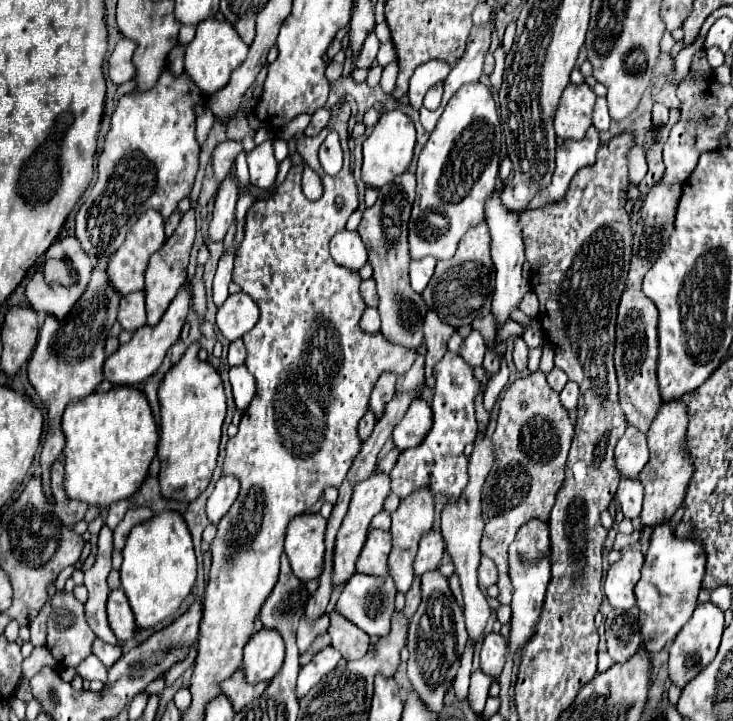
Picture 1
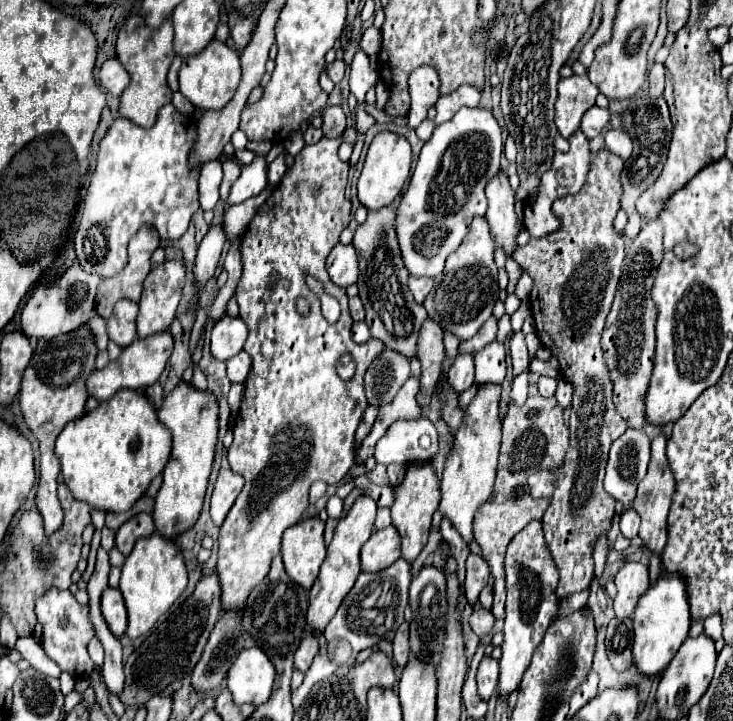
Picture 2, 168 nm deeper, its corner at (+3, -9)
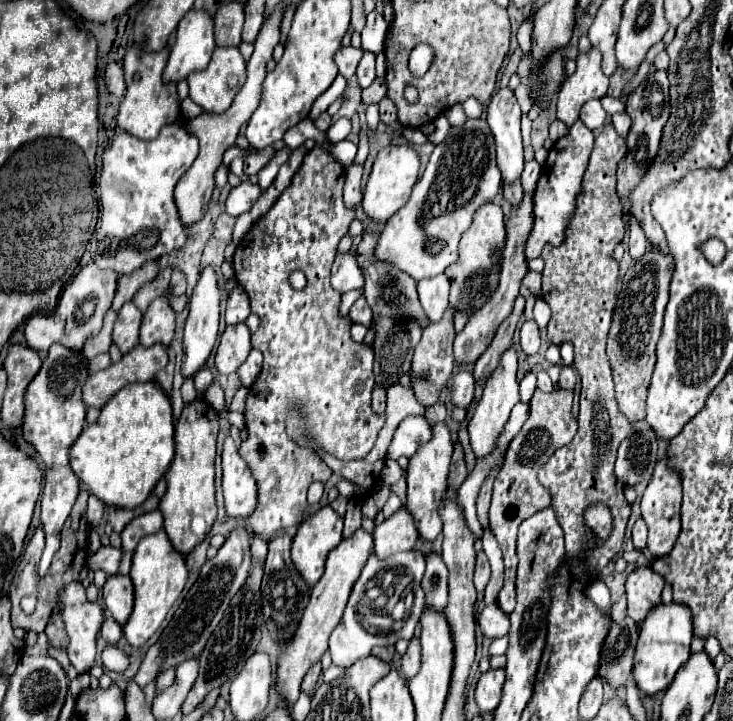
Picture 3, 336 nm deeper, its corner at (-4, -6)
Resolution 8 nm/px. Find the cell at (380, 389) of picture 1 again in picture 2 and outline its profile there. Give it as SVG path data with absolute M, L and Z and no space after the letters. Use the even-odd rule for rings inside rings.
M385 347L365 373L365 395L369 405L381 405L385 395L395 395L409 375L409 359Z

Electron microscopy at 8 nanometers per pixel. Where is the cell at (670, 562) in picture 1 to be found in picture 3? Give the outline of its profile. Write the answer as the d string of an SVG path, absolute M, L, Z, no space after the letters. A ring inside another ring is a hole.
M658 604L648 612L646 620L640 626L640 638L634 656L634 676L642 694L654 696L666 690L666 686L670 686L674 674L690 656L692 638L692 614L684 604Z

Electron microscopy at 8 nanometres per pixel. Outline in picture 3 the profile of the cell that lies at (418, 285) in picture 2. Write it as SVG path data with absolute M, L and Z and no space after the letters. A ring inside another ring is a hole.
M444 274L418 282L420 304L432 322L438 322L442 318L444 310L448 308L448 288L450 288L450 284Z

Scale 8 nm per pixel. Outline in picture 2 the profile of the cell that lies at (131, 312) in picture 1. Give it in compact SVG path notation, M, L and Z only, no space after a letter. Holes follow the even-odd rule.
M127 299L119 301L113 309L113 315L107 319L109 339L119 347L131 345L131 341L137 337L135 317L137 317L137 303Z

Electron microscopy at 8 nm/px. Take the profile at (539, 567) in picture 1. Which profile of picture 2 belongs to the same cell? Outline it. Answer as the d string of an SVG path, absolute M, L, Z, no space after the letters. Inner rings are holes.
M531 521L521 529L507 547L505 557L505 573L507 573L507 615L505 615L505 641L503 641L503 657L499 661L501 675L497 683L497 695L507 701L507 697L517 689L525 669L529 667L531 655L535 647L541 643L547 627L555 619L559 611L559 601L555 595L559 583L559 571L551 557L551 551L543 537L541 521Z

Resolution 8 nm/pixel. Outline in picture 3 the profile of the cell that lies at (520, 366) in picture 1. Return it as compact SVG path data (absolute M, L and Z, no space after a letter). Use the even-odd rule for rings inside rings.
M528 320L524 322L524 326L520 328L520 346L522 346L522 352L526 356L532 356L538 352L540 348L540 332L538 332L538 326L534 320Z

